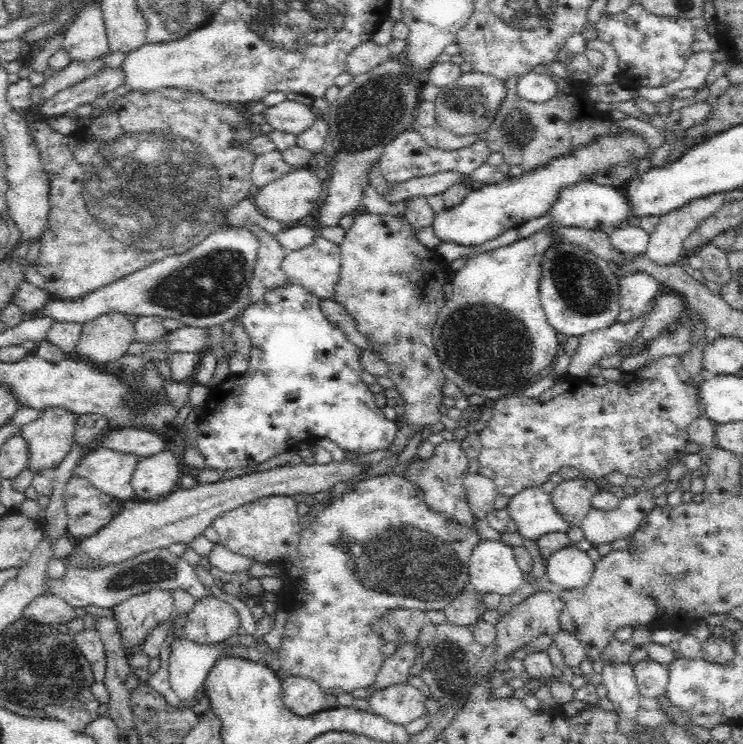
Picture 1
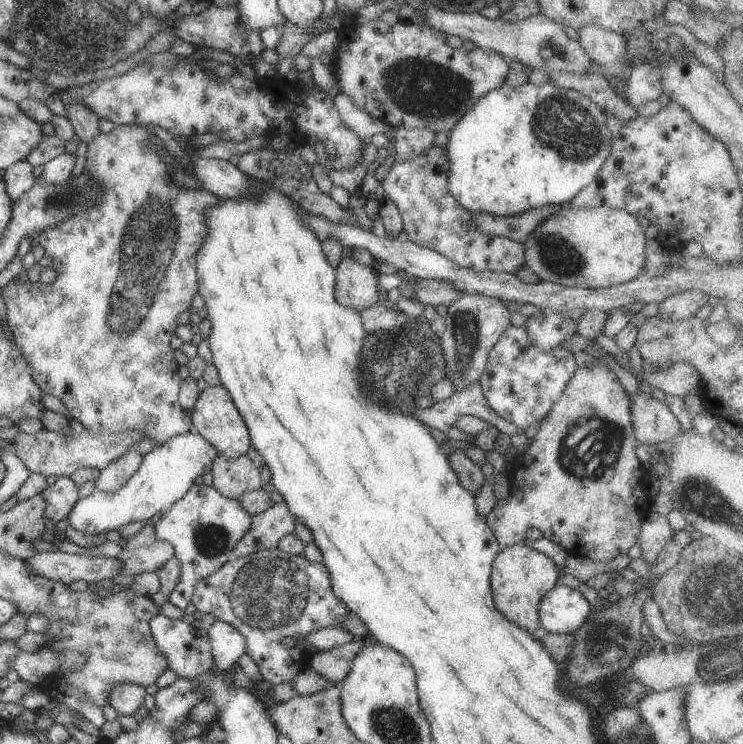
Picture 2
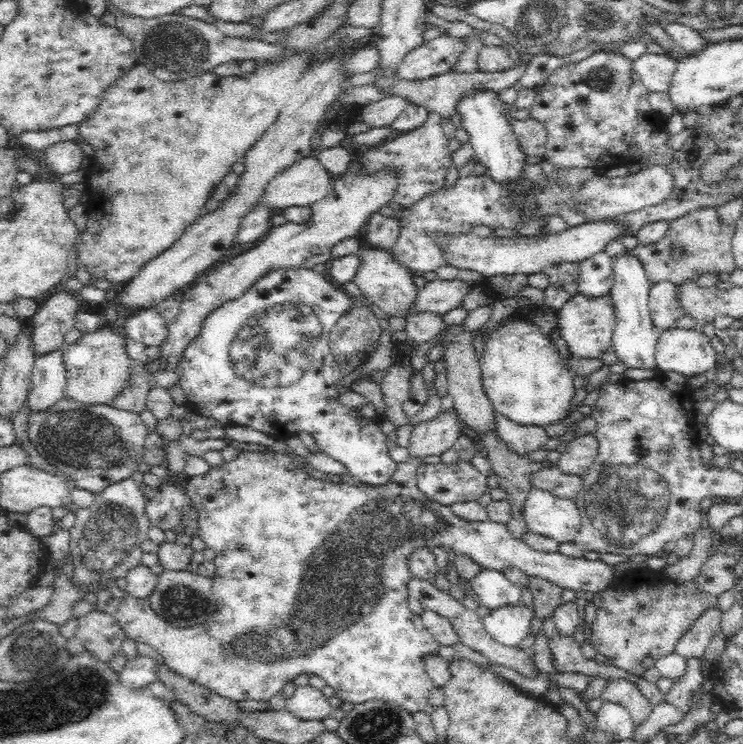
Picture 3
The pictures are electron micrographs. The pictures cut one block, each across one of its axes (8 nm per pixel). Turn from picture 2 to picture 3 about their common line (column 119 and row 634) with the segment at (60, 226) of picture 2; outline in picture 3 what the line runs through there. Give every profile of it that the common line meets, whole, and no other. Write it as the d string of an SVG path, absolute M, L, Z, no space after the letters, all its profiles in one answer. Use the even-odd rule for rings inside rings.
M242 447L238 457L232 462L225 462L222 466L210 468L210 472L205 476L184 478L183 485L188 494L194 509L197 511L198 536L206 543L206 548L214 550L216 559L213 564L216 567L212 588L215 600L215 610L210 616L210 620L190 628L178 628L162 620L149 605L146 599L136 598L130 593L126 593L122 598L111 598L105 608L105 612L113 616L117 623L122 627L125 635L136 643L143 642L152 646L156 652L160 653L166 666L184 678L190 679L197 685L208 688L216 692L218 696L228 698L232 702L242 702L244 700L255 700L268 702L278 695L287 682L292 682L300 674L309 676L320 676L326 681L327 686L334 689L334 694L342 702L352 704L362 704L366 701L384 700L396 703L408 712L414 714L423 711L428 704L430 692L432 692L433 680L425 669L425 658L436 655L441 644L428 632L422 622L421 615L416 615L408 608L408 580L410 571L408 568L409 557L417 550L426 548L432 552L435 548L443 548L444 551L452 550L455 555L469 557L470 560L478 564L482 569L502 571L509 567L518 568L529 577L540 577L550 581L552 584L561 586L562 589L583 590L586 592L597 593L605 591L614 579L613 569L610 565L600 561L587 560L586 558L574 559L563 556L559 552L537 552L527 546L521 539L516 539L507 529L507 525L495 523L494 521L470 521L464 520L452 513L448 505L442 505L438 501L428 499L417 486L417 471L422 464L422 459L408 457L406 462L397 465L398 470L394 472L388 484L382 486L369 486L368 484L358 483L349 485L343 482L334 484L328 480L314 480L309 474L298 467L284 454L277 454L274 451L265 453L258 452L257 448Z

